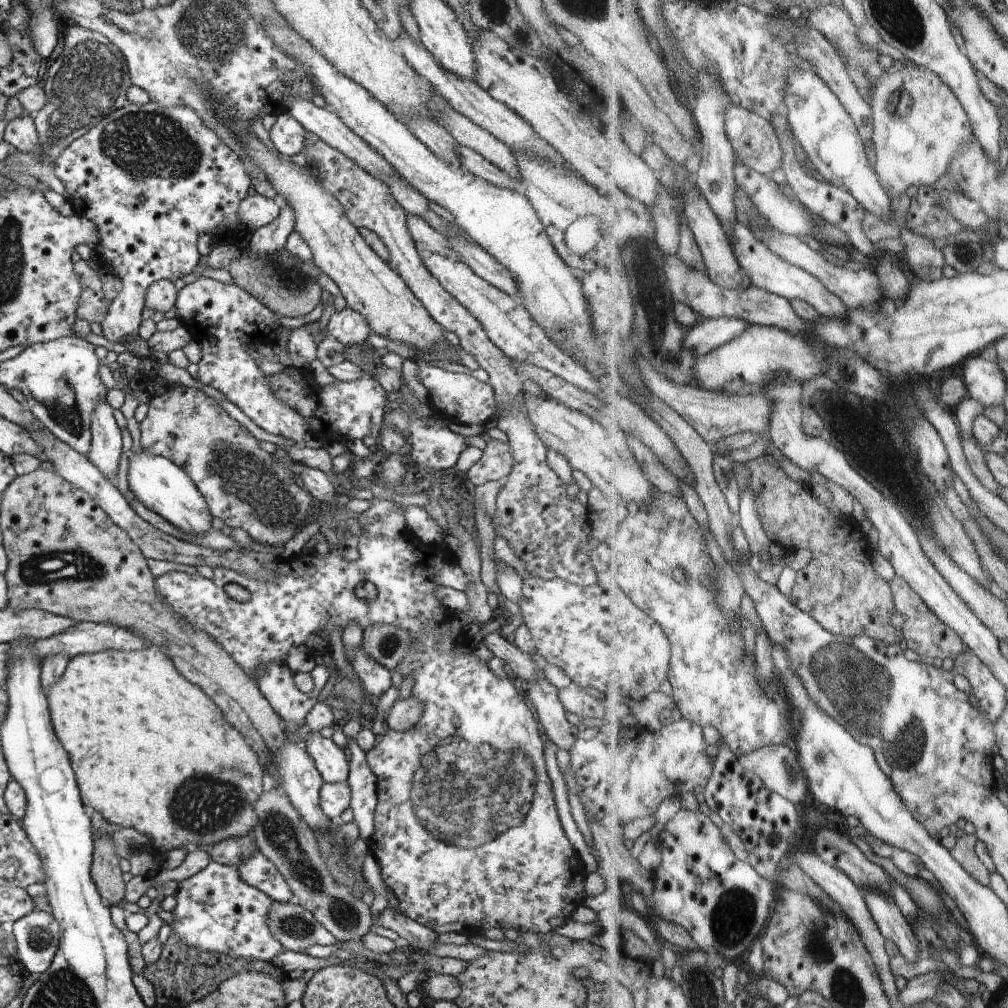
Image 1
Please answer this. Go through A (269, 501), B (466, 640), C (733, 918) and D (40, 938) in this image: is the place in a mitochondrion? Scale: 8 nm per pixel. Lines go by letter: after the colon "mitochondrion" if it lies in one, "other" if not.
A: mitochondrion
B: other
C: mitochondrion
D: mitochondrion

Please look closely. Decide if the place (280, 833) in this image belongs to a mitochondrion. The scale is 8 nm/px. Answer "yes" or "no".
yes

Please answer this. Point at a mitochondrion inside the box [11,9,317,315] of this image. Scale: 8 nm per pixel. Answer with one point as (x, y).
(88, 79)

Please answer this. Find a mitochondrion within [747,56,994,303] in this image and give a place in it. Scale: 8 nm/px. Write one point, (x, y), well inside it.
(962, 253)

